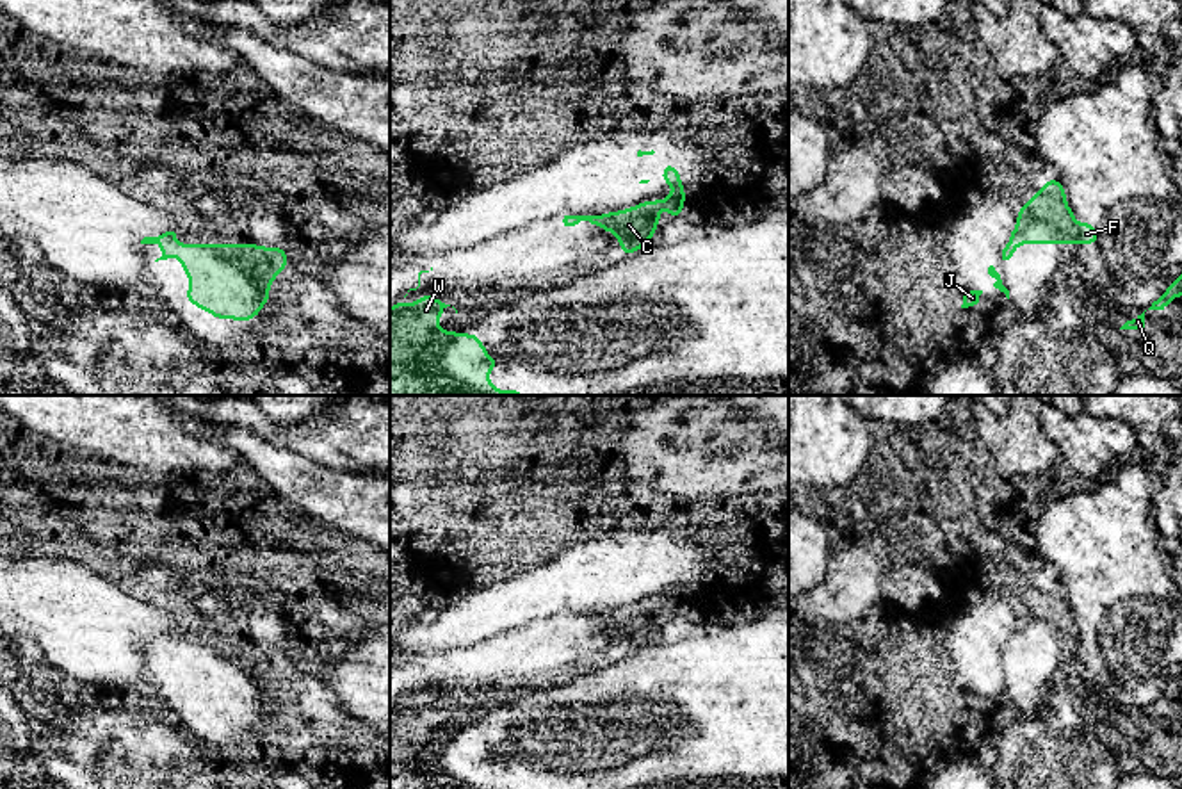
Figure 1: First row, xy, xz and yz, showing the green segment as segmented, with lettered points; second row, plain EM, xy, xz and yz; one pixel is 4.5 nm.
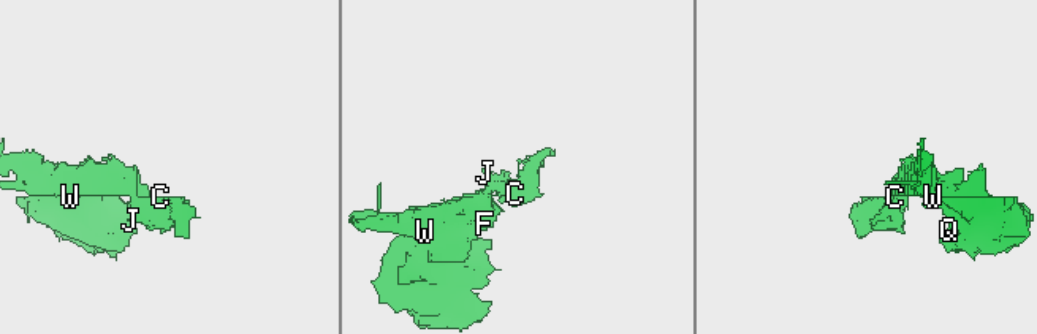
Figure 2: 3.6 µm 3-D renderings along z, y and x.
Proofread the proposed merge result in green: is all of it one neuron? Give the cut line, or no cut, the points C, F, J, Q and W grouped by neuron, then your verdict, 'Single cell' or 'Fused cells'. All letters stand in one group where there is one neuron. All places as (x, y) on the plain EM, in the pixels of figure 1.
No split. Groups: C F J Q W. Single cell

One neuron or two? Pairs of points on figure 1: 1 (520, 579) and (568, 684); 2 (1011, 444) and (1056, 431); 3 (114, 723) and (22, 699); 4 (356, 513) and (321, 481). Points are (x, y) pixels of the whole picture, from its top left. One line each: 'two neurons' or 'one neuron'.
1: two neurons
2: two neurons
3: one neuron
4: one neuron

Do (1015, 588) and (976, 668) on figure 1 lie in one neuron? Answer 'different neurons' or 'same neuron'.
same neuron

